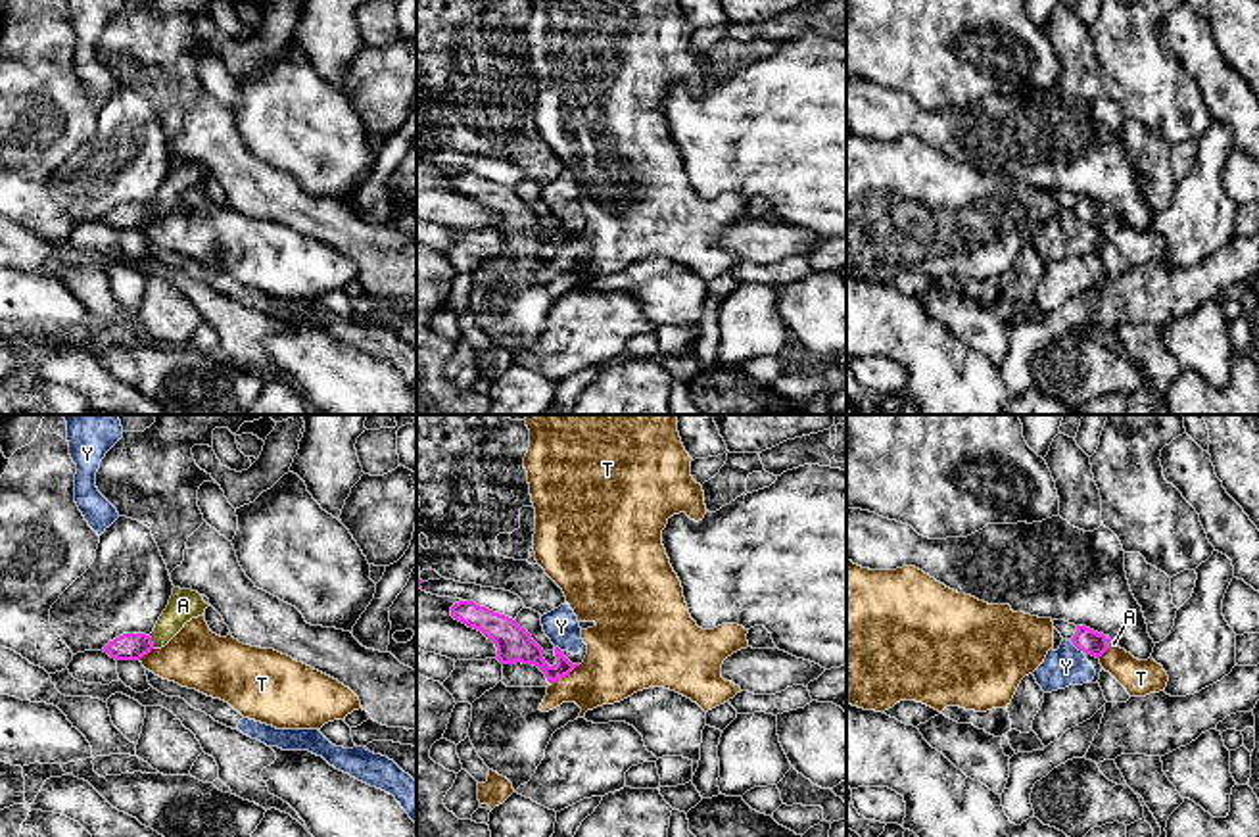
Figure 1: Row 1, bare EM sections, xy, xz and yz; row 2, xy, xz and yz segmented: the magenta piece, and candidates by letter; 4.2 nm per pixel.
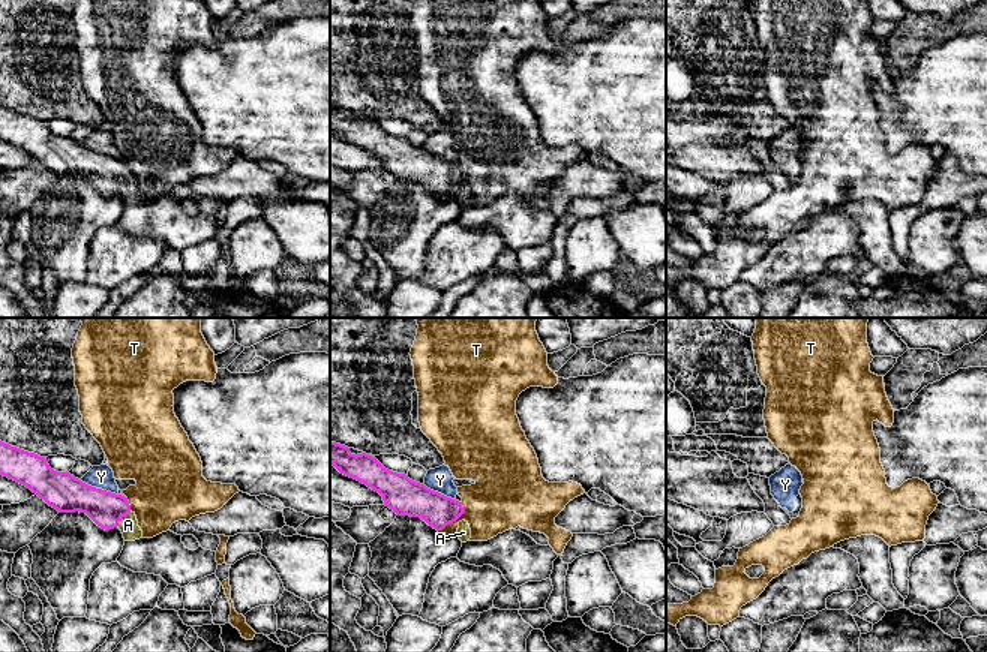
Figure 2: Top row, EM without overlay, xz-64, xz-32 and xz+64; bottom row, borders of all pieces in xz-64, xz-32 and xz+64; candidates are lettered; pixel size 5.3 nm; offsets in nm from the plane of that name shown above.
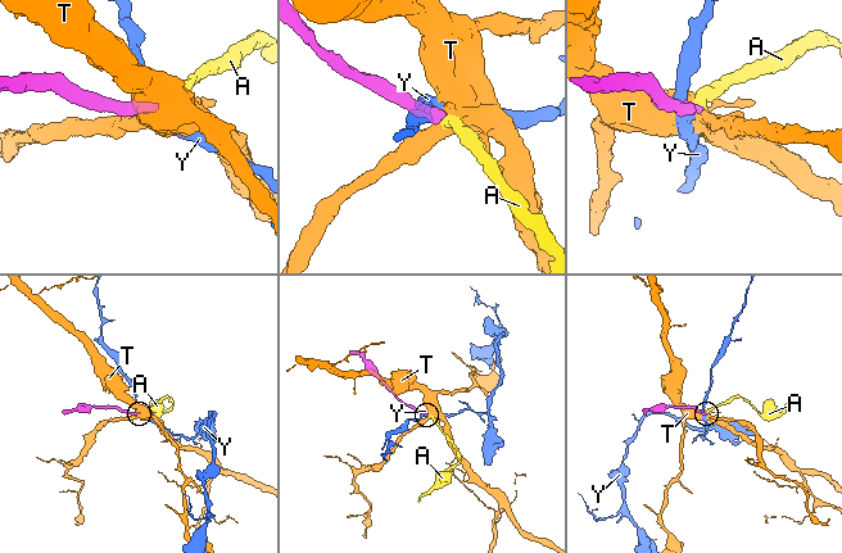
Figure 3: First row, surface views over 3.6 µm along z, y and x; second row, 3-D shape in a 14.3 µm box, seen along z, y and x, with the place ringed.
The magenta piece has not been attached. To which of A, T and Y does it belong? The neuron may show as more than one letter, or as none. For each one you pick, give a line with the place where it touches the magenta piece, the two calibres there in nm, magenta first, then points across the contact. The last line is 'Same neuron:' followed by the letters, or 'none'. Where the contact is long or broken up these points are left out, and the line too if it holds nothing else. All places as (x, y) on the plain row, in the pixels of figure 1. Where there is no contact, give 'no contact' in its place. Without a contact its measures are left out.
A: meets magenta in xy at (150, 212); 110 nm thick on the magenta side, 130 nm on the other; runs through xy (129, 215), (150, 212), (183, 175)
Same neuron: A

